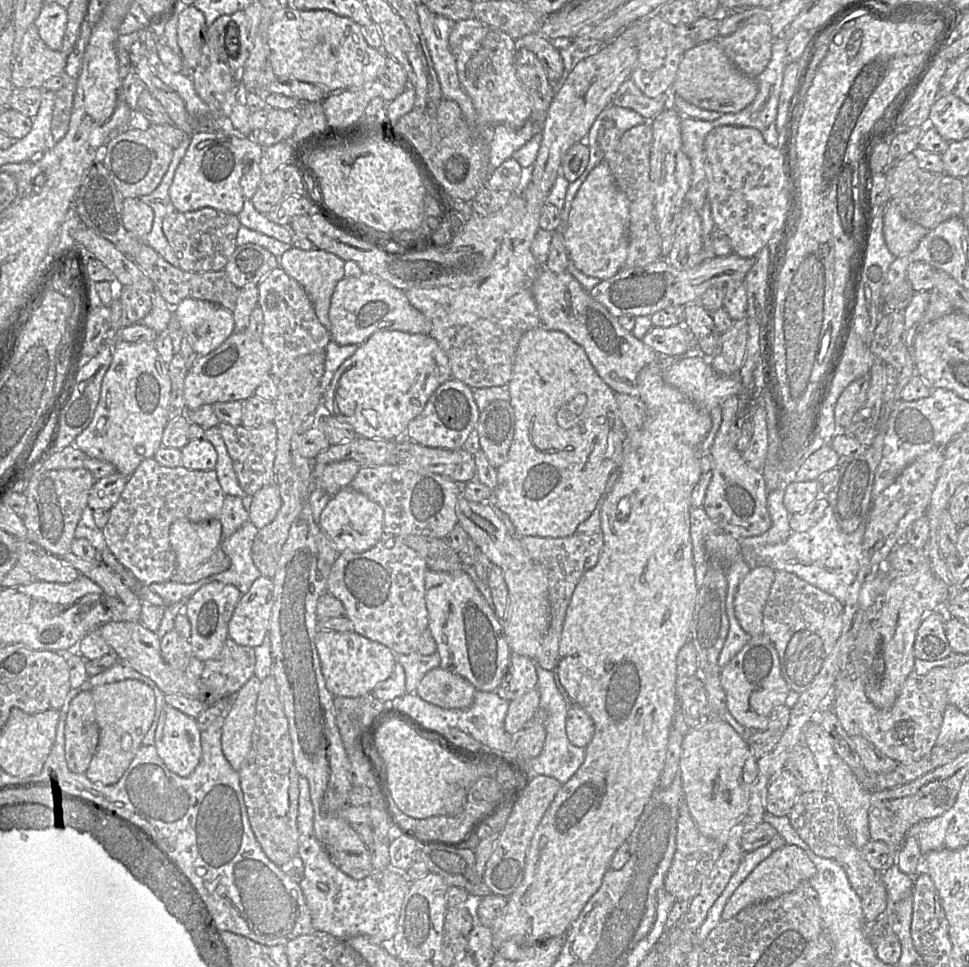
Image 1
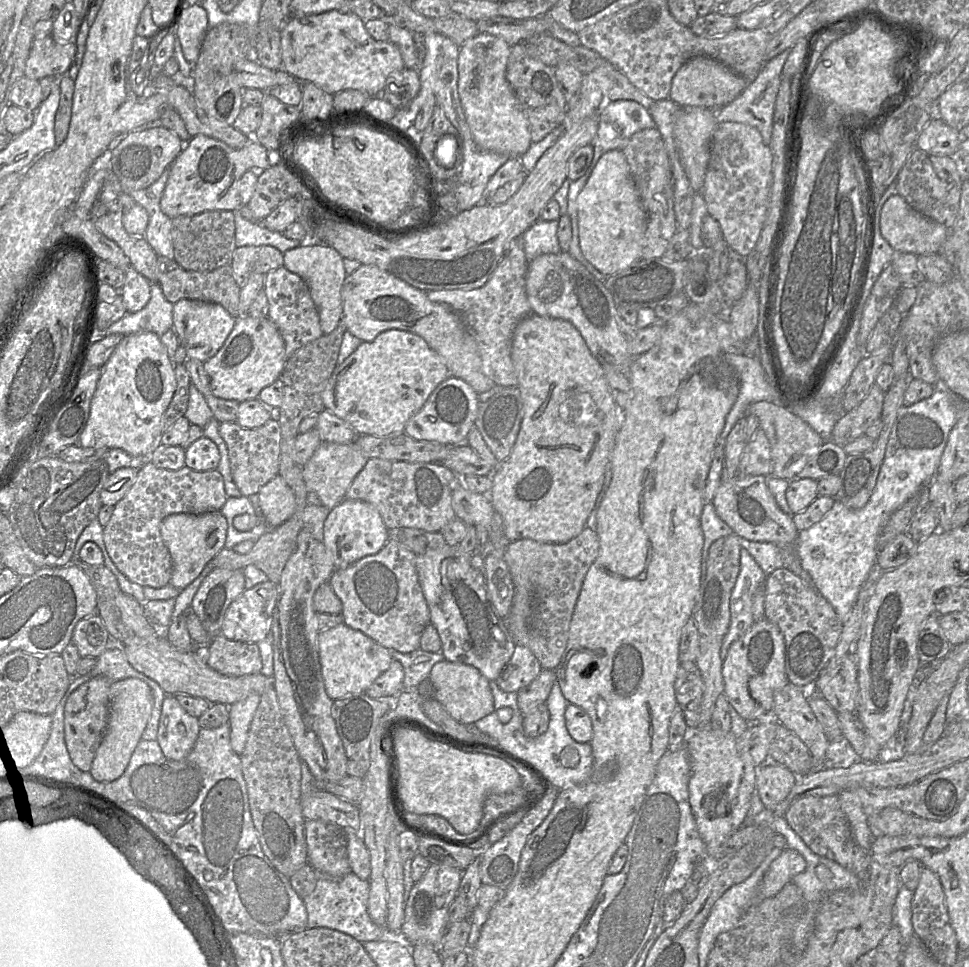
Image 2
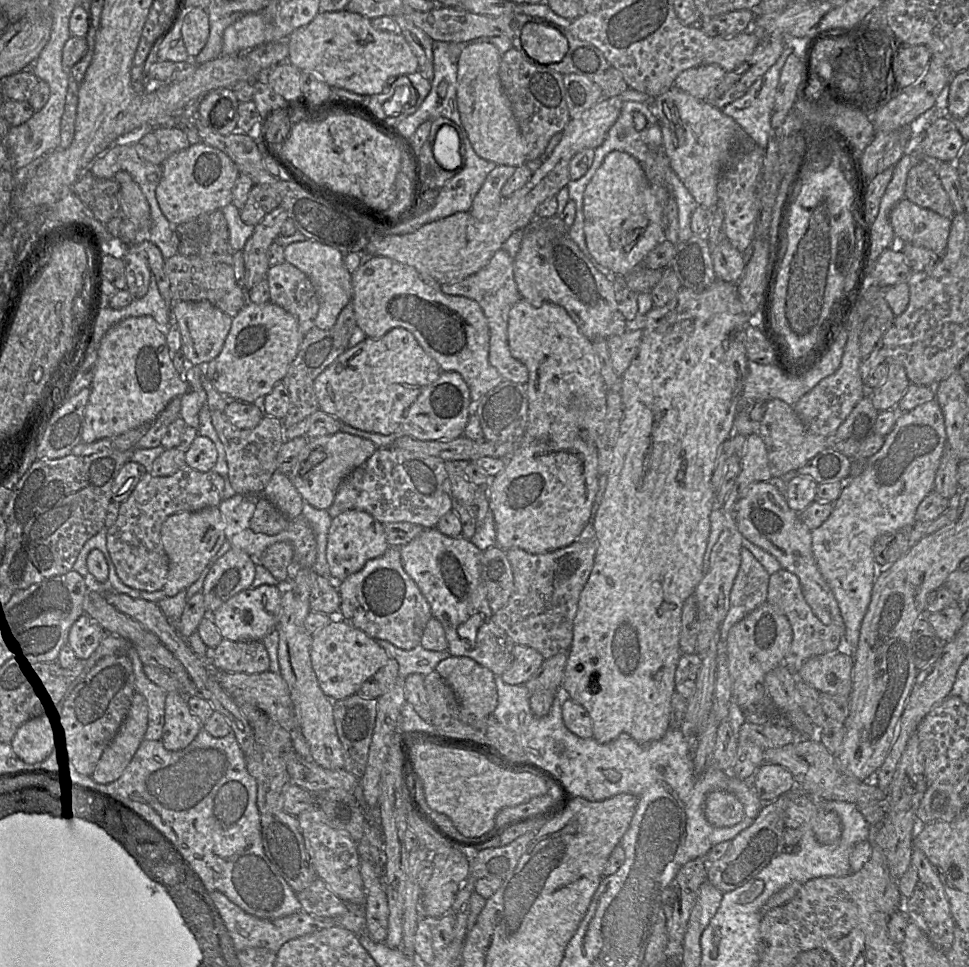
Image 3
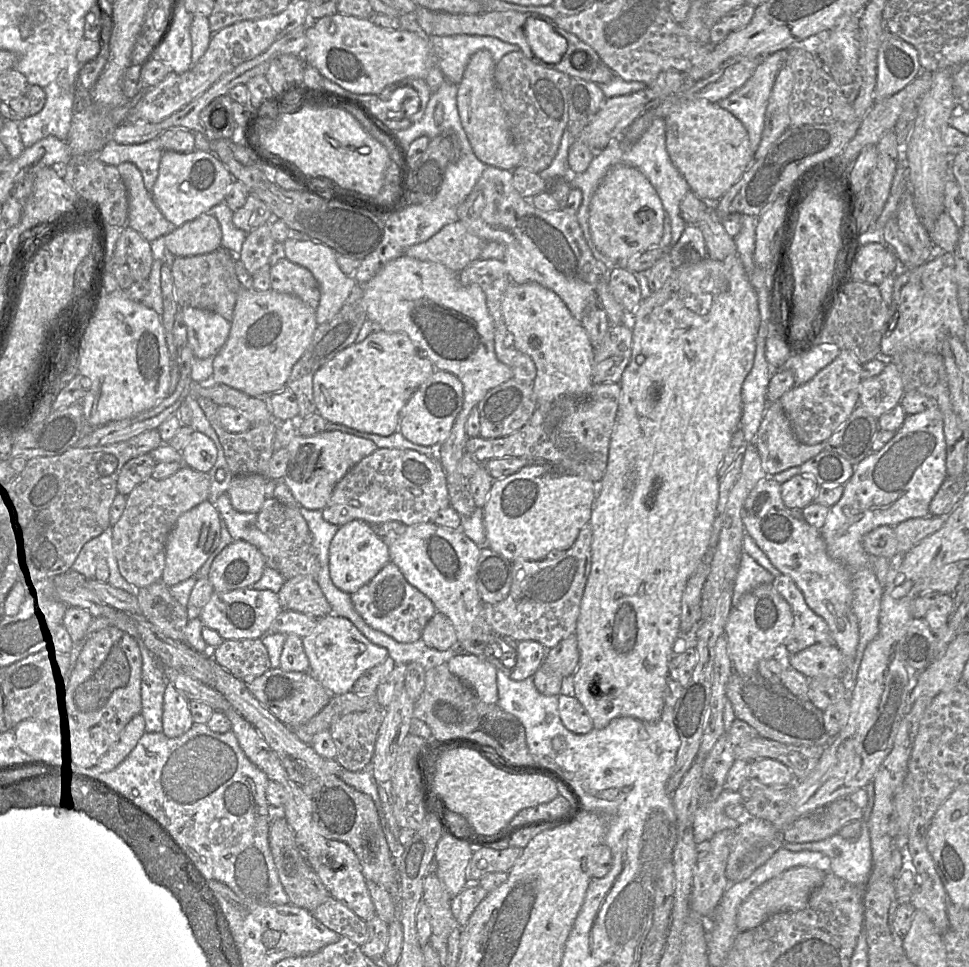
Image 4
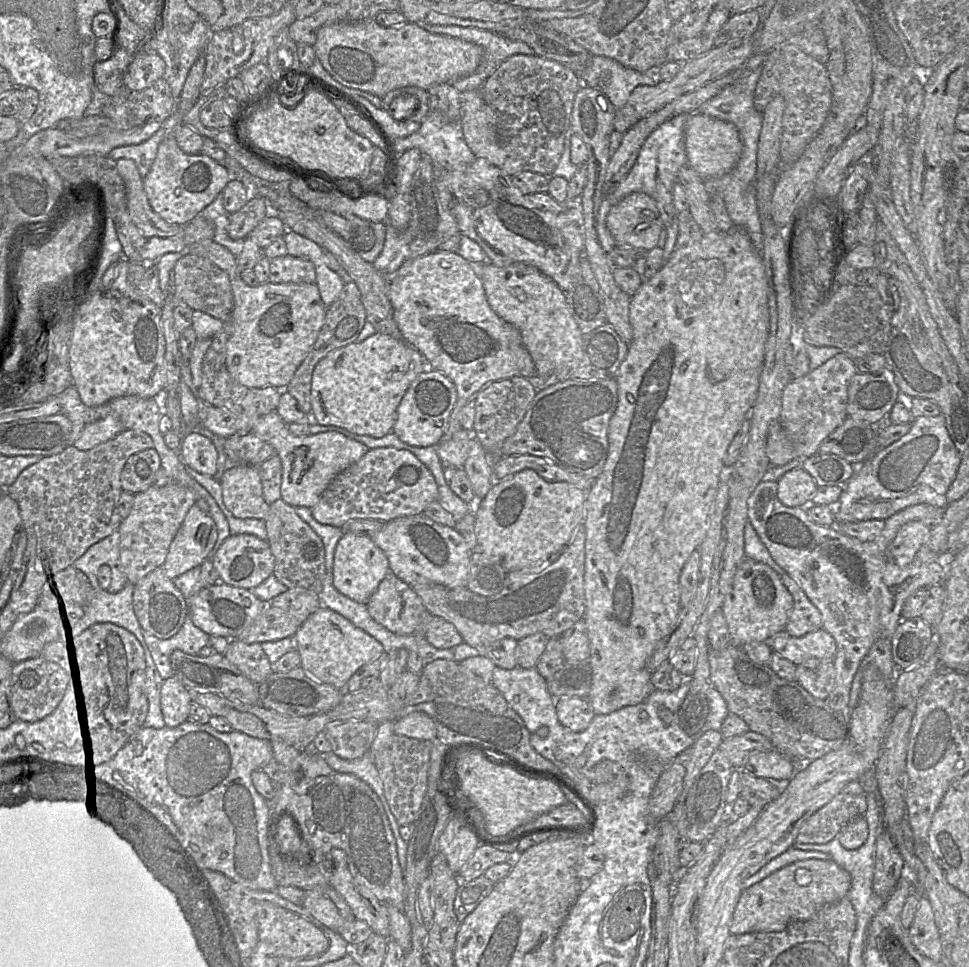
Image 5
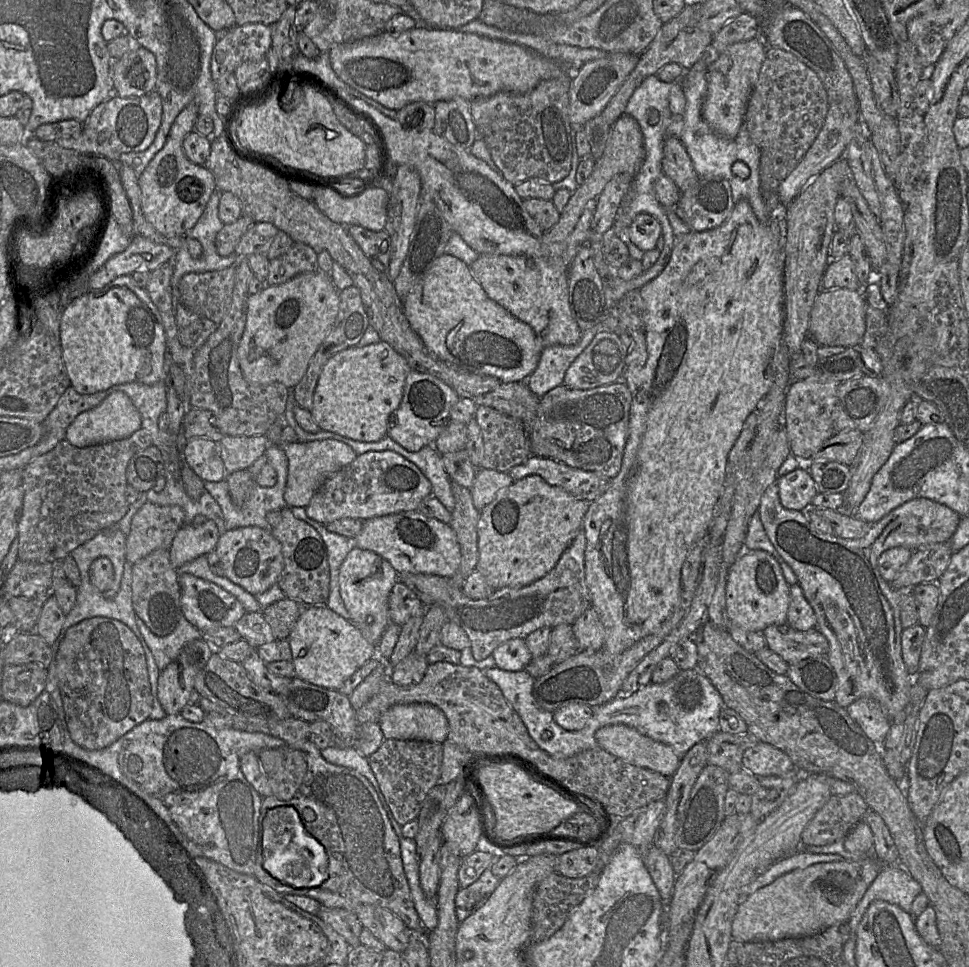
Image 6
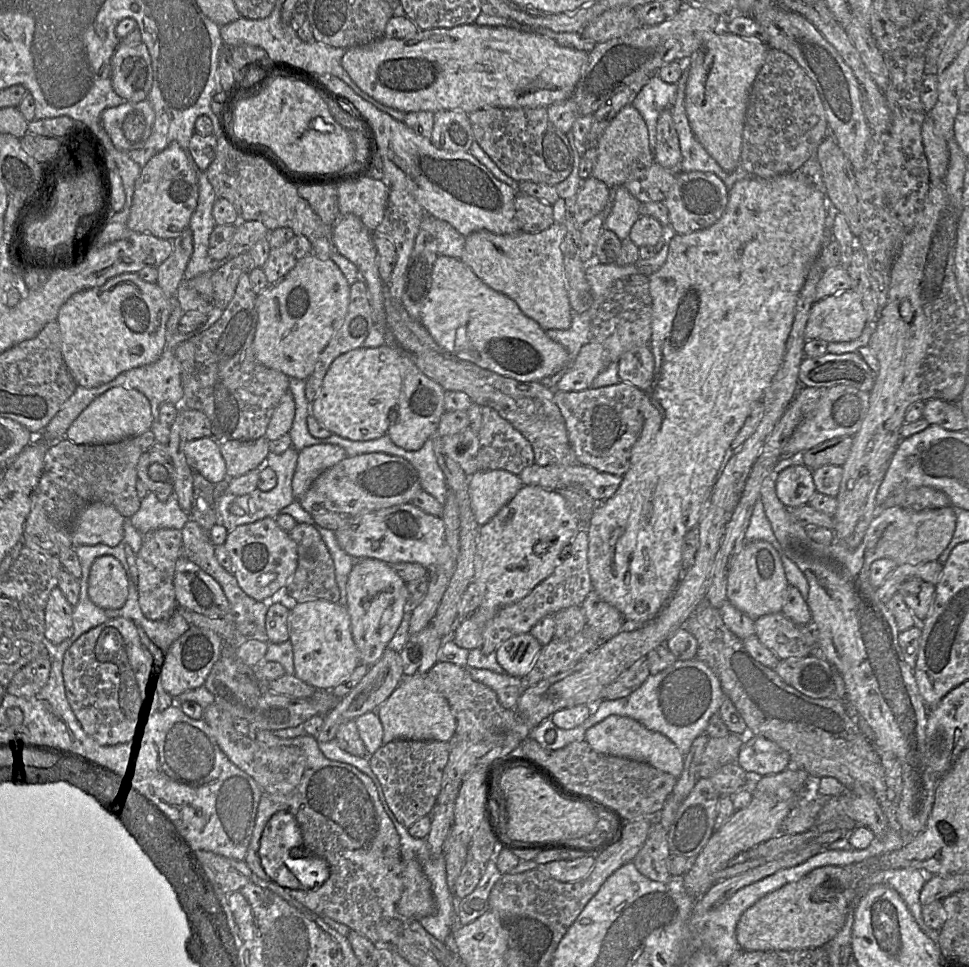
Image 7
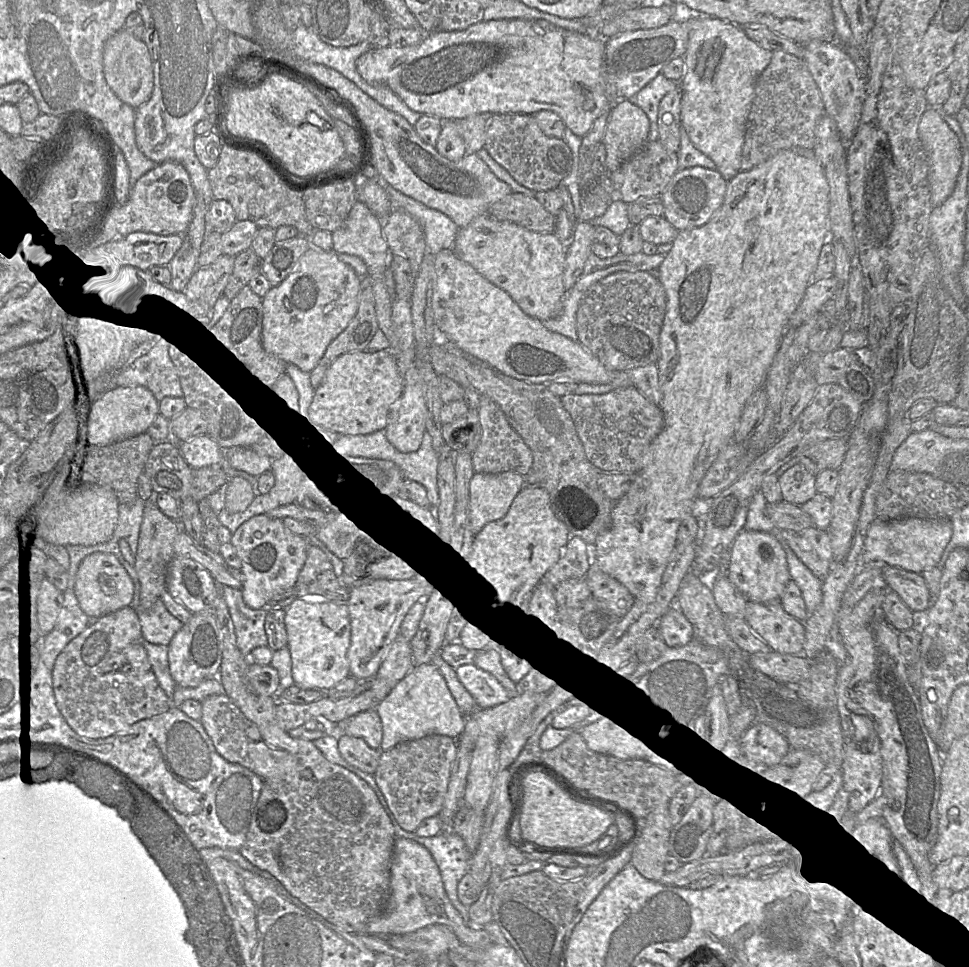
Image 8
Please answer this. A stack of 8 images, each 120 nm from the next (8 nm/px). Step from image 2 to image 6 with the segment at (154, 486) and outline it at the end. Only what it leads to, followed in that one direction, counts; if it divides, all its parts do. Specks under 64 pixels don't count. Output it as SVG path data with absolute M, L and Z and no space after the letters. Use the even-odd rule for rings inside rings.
M146 502L134 515L126 540L126 560L135 564L158 549L170 549L177 531L184 525L180 506Z

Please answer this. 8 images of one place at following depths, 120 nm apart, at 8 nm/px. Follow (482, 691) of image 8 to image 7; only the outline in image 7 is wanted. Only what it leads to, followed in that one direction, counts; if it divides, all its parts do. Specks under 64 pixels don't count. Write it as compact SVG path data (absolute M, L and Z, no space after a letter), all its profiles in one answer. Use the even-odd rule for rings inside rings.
M468 668L473 680L491 688L497 695L499 703L505 709L515 710L524 688L521 678L507 673L496 673L488 669Z

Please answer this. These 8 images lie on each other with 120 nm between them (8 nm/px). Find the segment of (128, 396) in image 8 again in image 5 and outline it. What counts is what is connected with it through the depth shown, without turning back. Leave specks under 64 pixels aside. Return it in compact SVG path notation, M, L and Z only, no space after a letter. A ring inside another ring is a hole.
M108 415L86 425L81 436L73 443L73 446L81 451L92 449L100 443L113 439L124 429L116 415Z

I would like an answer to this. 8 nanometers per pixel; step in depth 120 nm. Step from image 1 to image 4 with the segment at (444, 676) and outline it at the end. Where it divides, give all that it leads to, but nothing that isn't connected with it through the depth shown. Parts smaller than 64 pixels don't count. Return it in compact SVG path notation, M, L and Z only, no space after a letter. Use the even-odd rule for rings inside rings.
M457 653L447 662L447 667L484 703L498 702L497 669L494 665L473 654Z

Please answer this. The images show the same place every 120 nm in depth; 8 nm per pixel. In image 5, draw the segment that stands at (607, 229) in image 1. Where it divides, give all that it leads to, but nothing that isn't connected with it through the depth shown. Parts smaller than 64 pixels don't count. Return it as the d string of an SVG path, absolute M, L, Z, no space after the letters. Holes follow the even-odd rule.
M633 192L615 204L607 215L606 224L617 245L632 247L639 252L657 247L664 227L656 202L642 192Z

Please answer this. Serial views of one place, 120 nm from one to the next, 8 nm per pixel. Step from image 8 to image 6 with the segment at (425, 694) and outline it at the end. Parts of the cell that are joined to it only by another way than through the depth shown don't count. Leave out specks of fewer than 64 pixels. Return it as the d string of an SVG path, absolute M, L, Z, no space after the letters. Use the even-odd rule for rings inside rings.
M426 703L394 705L381 716L379 725L385 739L440 744L447 740L449 731L443 711Z

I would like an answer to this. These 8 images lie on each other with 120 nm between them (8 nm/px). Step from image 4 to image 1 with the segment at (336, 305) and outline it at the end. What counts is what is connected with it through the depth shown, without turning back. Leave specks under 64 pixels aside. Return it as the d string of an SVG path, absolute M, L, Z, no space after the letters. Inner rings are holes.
M295 247L286 251L278 259L280 267L304 288L311 299L319 321L330 331L329 308L331 297L337 283L345 277L345 261L335 254L321 249L315 248L306 251Z

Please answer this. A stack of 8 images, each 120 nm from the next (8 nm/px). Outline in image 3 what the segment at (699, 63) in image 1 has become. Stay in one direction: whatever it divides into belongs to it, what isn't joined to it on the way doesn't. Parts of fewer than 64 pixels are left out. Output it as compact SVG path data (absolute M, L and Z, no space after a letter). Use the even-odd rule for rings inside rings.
M701 65L681 72L673 85L697 99L704 100L723 80L725 73L718 65Z

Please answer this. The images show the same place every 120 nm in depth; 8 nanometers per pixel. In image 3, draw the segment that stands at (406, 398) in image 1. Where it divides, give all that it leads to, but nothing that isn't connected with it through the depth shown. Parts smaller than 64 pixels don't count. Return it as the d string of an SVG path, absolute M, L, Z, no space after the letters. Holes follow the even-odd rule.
M391 329L381 338L369 338L348 348L314 381L319 409L353 428L382 435L401 434L401 426L408 408L423 388L436 381L442 370L439 364L419 345L407 329Z

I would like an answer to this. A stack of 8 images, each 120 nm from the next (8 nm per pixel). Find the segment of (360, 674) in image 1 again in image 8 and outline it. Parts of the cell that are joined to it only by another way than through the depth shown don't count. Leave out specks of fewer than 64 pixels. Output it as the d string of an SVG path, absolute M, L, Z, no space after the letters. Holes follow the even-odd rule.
M301 598L285 609L287 647L292 659L294 684L302 689L327 692L350 676L347 652L351 645L351 624L347 604L311 603Z

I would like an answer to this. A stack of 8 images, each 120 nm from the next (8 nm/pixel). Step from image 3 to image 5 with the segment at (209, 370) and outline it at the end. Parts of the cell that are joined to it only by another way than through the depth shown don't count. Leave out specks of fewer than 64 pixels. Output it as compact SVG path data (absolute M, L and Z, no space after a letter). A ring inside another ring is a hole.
M205 239L193 243L186 250L188 250L188 254L211 260L229 276L234 297L232 332L226 344L226 366L230 375L238 383L248 388L273 387L286 391L287 385L315 343L325 321L327 307L322 302L317 284L275 284L268 282L250 287L241 278L241 273L237 267L237 256L234 256L226 247L214 240Z

